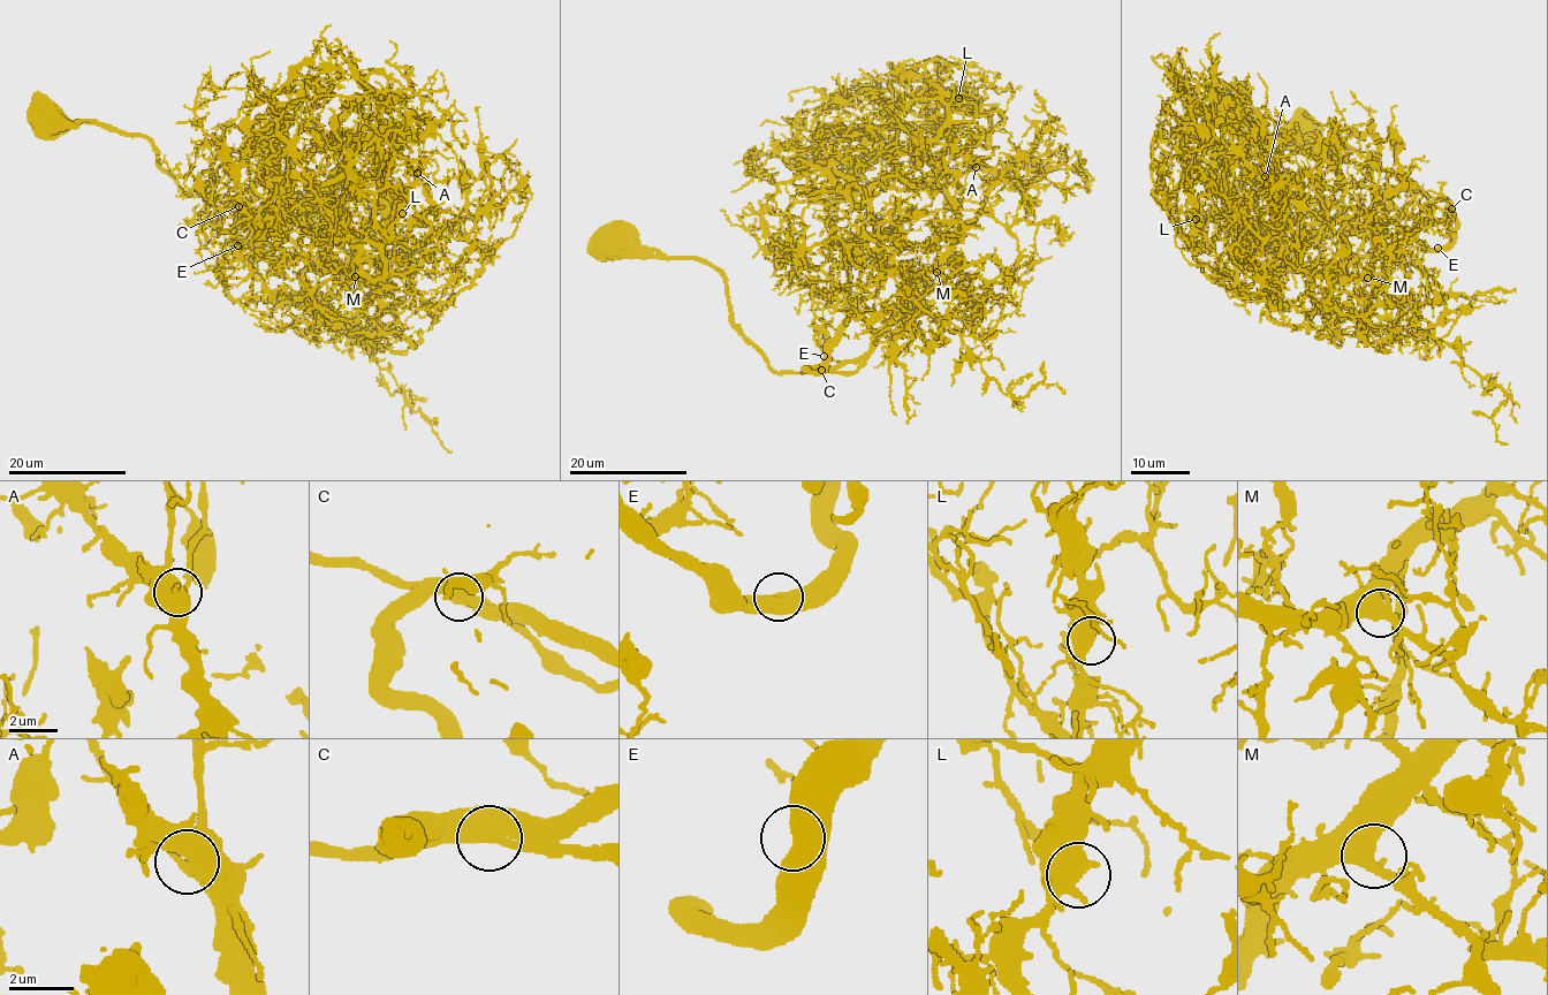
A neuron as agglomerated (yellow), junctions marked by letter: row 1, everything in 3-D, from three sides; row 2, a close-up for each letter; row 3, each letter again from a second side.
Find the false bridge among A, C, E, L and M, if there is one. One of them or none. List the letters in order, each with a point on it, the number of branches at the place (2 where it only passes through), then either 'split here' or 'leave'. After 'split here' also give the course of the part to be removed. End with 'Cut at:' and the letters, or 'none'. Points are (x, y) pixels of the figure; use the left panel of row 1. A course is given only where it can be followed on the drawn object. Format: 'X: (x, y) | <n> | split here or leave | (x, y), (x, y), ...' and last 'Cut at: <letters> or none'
A: (417, 173) | 2 | leave
C: (238, 206) | 2 | leave
E: (237, 245) | 2 | leave
L: (402, 213) | 2 | leave
M: (355, 276) | 2 | leave
Cut at: none

